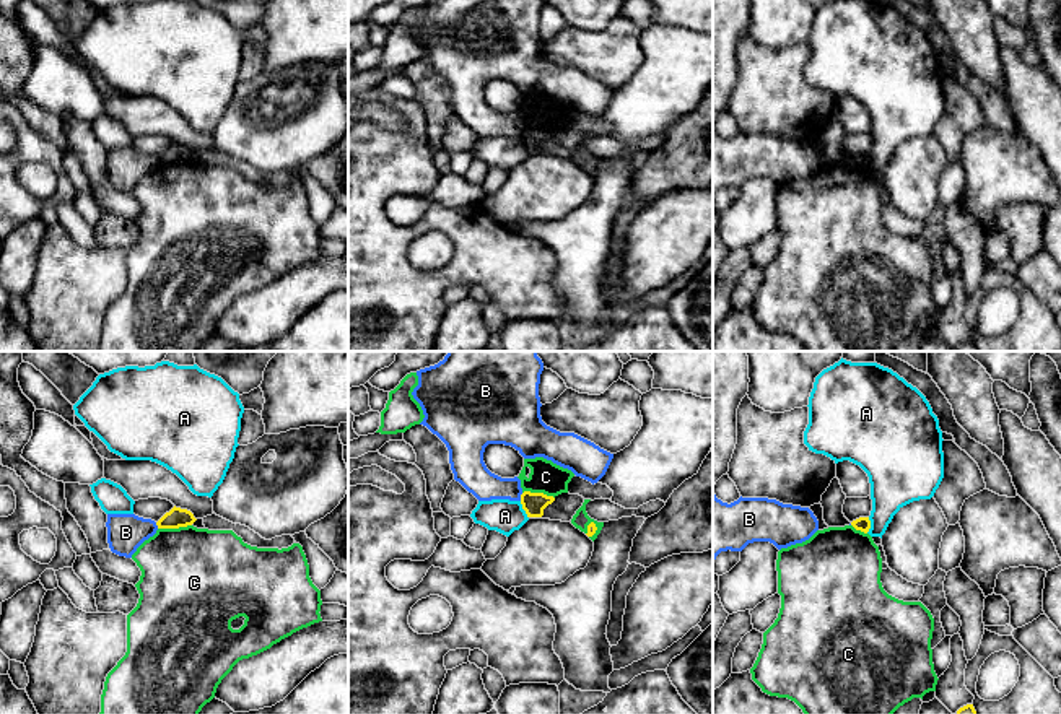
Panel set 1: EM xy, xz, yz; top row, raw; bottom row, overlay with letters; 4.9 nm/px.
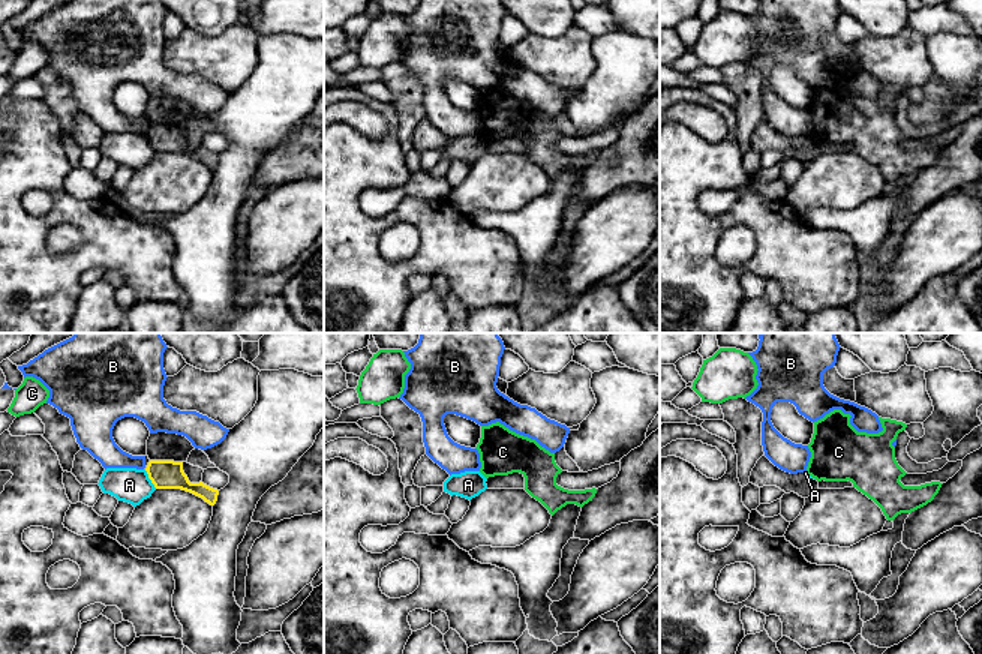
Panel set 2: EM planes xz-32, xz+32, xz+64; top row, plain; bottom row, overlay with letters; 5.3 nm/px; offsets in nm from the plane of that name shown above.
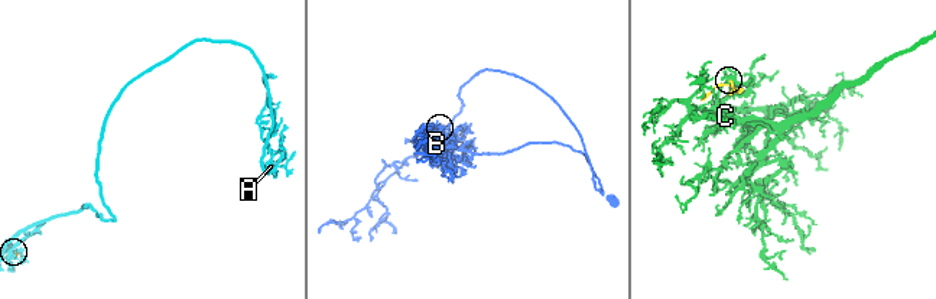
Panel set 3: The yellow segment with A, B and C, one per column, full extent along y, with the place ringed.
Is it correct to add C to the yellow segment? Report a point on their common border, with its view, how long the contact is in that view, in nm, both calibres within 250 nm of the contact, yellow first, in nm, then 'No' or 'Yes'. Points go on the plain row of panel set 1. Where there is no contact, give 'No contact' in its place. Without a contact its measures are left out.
Touches yellow at xy (174, 163). Shared border 170 nm. Thickness 100 nm (yellow) against 480 nm. No

